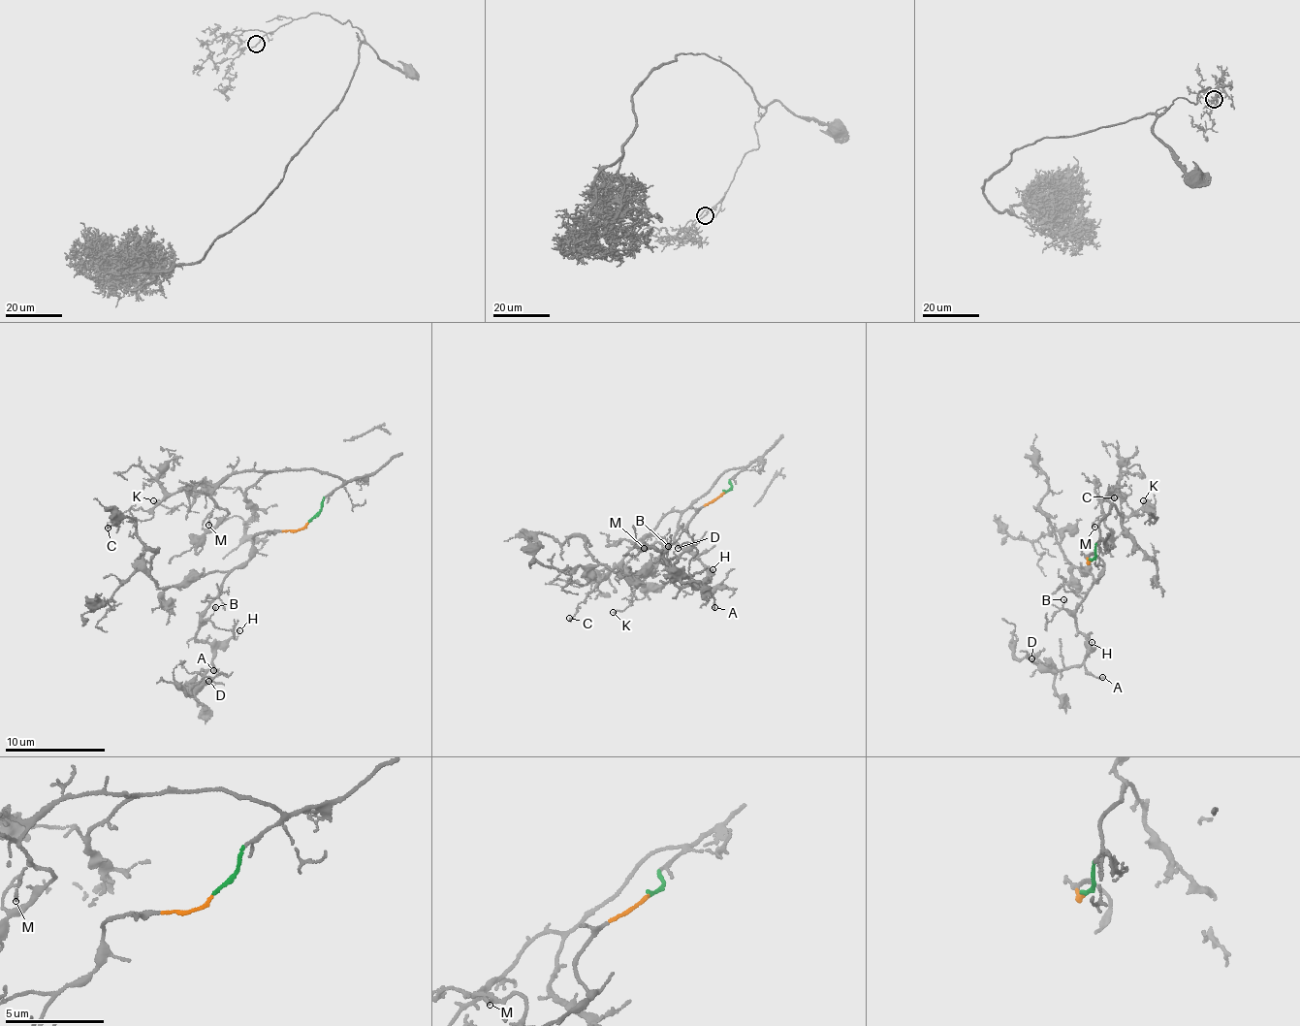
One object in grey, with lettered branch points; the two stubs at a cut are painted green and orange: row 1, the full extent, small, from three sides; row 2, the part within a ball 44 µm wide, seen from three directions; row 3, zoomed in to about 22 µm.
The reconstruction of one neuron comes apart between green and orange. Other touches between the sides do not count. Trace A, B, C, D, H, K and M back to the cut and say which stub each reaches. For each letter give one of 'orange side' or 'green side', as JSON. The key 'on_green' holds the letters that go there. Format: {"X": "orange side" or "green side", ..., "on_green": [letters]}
{"A": "orange side", "B": "orange side", "C": "green side", "D": "orange side", "H": "orange side", "K": "green side", "M": "green side", "on_green": ["C", "K", "M"]}

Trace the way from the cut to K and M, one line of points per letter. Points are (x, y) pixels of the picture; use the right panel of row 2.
K: (1090, 559), (1112, 502), (1106, 491), (1120, 495), (1125, 516), (1141, 515), (1143, 499)
M: (1090, 559), (1112, 502), (1110, 491), (1103, 514), (1093, 523), (1094, 528)

